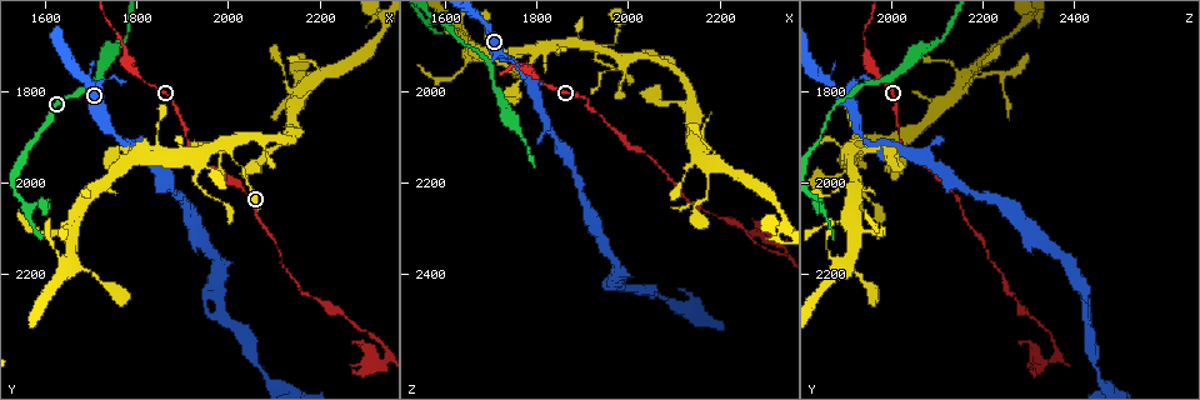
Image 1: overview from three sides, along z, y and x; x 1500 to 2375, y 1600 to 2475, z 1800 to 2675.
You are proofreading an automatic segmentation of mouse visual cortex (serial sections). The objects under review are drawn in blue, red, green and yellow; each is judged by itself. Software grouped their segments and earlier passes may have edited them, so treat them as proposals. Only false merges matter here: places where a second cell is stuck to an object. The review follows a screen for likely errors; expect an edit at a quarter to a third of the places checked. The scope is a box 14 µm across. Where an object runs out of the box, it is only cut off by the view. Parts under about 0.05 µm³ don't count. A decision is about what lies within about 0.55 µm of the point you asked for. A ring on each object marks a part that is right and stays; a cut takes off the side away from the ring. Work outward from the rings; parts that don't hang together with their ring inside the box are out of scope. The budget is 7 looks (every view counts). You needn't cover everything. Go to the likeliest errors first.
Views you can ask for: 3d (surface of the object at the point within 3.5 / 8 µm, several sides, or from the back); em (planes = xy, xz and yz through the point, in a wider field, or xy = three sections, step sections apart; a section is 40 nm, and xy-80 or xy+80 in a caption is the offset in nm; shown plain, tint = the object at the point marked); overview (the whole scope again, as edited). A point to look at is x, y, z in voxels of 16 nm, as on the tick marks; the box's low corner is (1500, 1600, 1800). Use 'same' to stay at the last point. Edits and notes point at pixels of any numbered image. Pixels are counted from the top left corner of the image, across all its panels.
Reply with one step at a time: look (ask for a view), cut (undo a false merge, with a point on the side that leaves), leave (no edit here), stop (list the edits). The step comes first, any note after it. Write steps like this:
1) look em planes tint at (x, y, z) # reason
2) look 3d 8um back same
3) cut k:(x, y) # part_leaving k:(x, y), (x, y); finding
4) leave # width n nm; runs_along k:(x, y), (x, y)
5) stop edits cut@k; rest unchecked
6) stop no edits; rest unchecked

look 3d 3.5um at (2325, 2400, 2330)

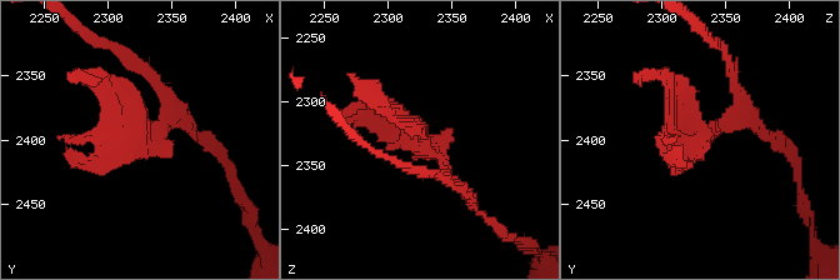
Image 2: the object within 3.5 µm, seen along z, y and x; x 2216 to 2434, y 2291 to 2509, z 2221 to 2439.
look em xy step 3 tint at (2328, 2392, 2334) # shape alone is not enough

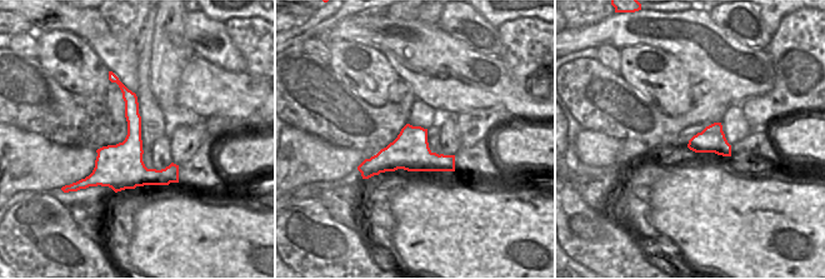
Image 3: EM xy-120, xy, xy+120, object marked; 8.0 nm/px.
cut 2:(151, 153) # part_leaving 2:(164, 124), (130, 146), (76, 139); two cells meet here

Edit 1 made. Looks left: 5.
look 3d 8um at (2005, 1915, 1930)

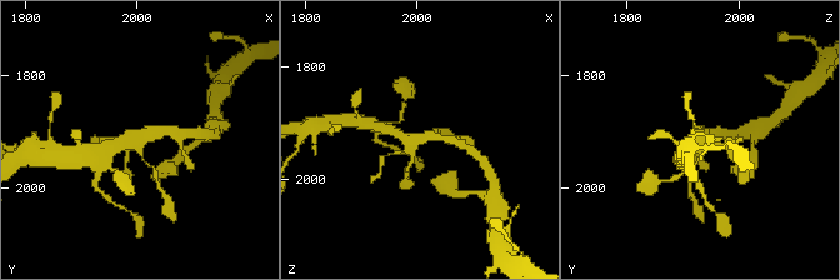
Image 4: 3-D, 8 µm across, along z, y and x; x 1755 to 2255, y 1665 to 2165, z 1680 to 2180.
look em xy step 1 tint at (2005, 1920, 1935)

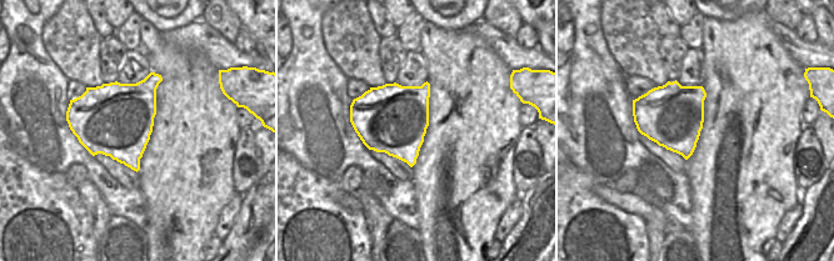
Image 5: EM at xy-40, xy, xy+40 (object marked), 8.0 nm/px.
leave # runs_along 4:(153, 170), (136, 143), (105, 150); all the same cell

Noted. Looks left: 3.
look 3d 3.5um at (2180, 1785, 2150) # small branch off a trunk

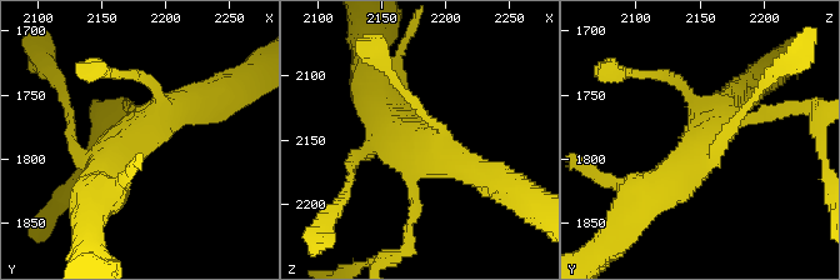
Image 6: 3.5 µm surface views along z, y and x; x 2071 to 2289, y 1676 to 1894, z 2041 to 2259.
look em planes tint at (2182, 1780, 2156)

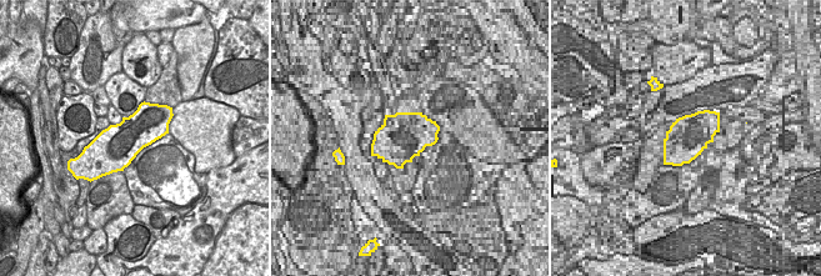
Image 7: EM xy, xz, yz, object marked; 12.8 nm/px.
leave # runs_along 6:(93, 185), (165, 111), (208, 96); continuous, no second cell

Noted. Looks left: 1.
stop edits cut@2; rest unchecked

